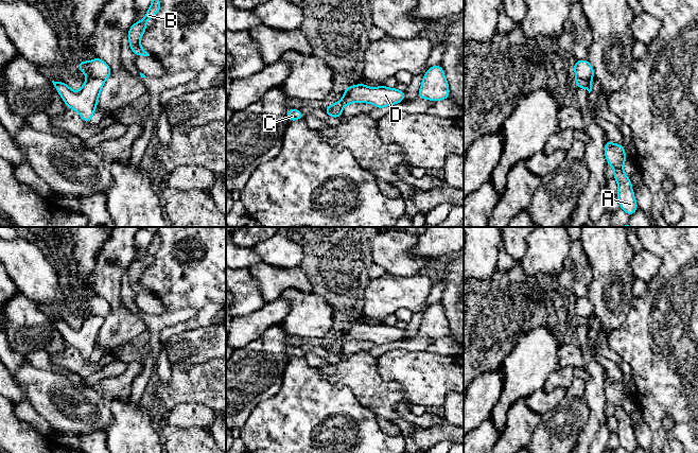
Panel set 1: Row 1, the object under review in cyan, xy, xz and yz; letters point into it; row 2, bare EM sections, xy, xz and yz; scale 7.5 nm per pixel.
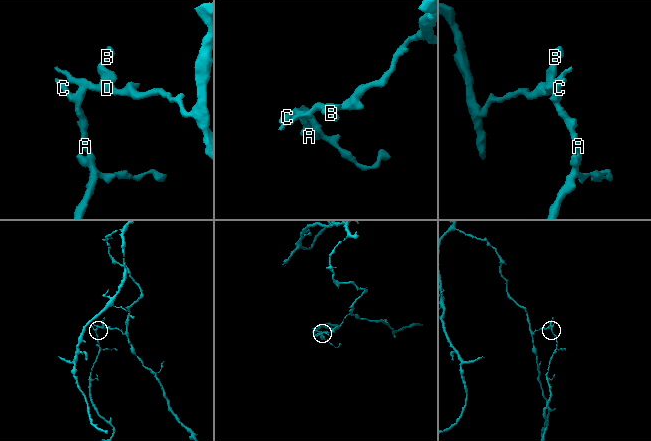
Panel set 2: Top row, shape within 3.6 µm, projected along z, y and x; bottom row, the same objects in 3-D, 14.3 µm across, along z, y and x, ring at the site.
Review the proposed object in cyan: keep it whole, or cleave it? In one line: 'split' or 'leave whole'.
split

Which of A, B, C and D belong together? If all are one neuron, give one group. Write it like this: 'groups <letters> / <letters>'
groups A C / B D

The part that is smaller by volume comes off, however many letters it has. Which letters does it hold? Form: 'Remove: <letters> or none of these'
Remove: A, C

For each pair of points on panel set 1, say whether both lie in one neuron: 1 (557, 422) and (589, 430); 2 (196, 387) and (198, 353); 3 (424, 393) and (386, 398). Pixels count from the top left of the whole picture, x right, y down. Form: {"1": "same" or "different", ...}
{"1": "different", "2": "different", "3": "different"}

